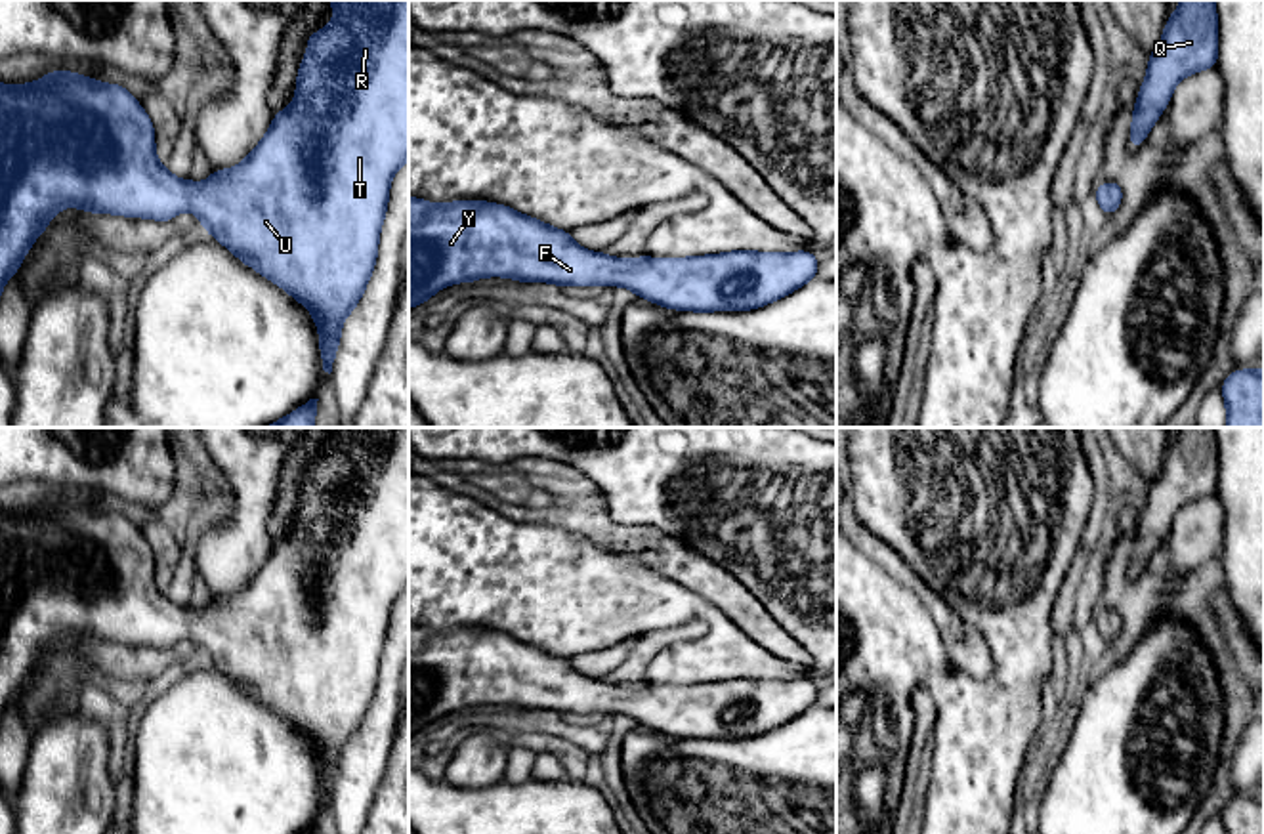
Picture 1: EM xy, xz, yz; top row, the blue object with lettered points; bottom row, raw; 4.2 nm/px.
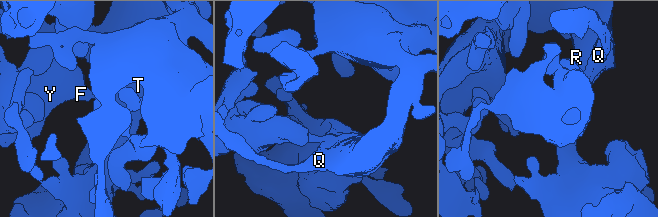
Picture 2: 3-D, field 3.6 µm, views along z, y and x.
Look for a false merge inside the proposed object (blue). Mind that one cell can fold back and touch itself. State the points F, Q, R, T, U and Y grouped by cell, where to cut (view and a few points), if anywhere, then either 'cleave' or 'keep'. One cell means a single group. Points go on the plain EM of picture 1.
groups F Q R T U Y; cut none; keep

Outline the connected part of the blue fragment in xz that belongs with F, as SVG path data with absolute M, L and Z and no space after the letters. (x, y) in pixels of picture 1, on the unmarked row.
M409 624L409 737L437 718L483 704L565 714L624 714L657 733L680 739L748 739L798 718L817 704L813 679L735 678L691 685L611 685L579 674L569 658L556 657L504 632L454 628L433 632Z

